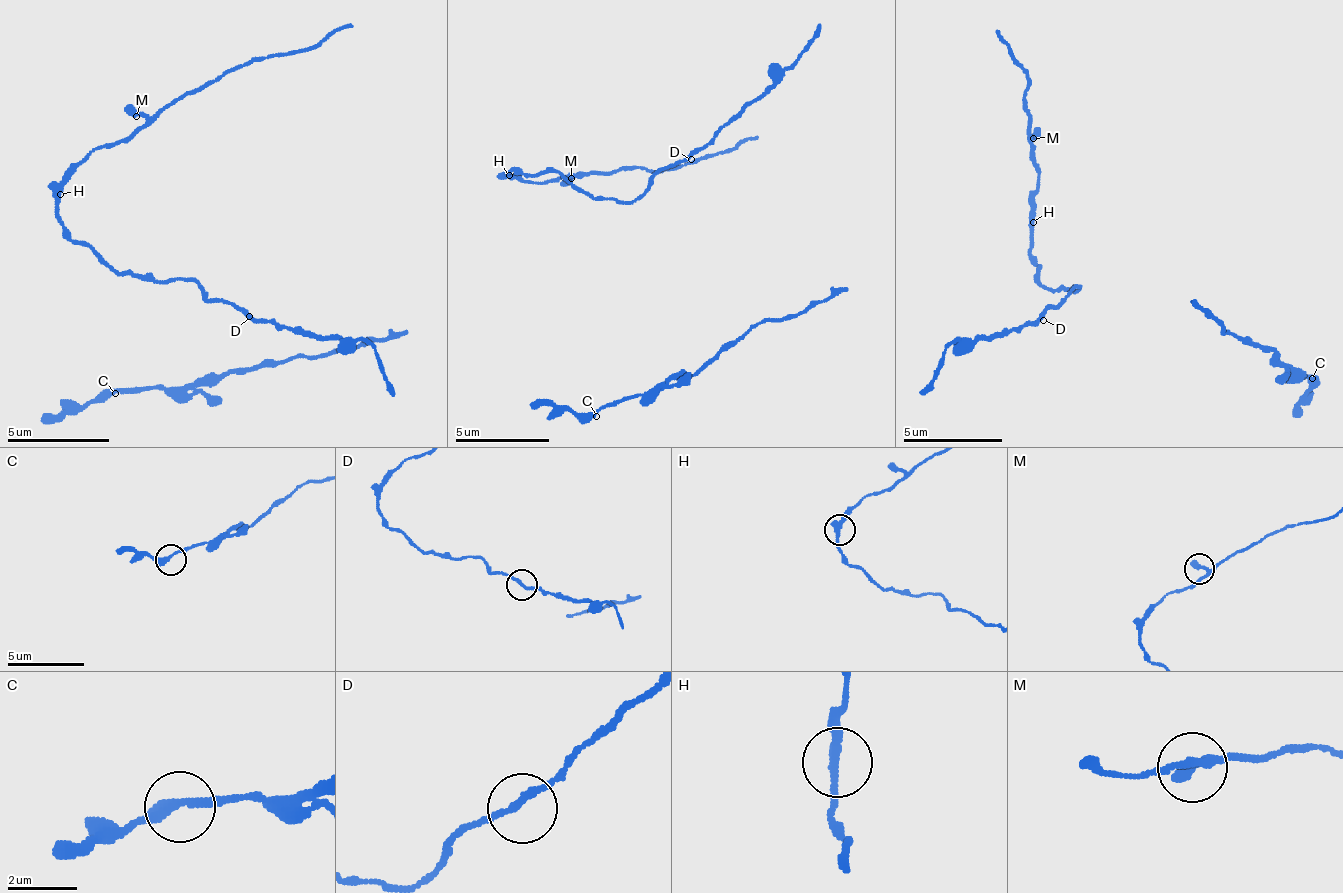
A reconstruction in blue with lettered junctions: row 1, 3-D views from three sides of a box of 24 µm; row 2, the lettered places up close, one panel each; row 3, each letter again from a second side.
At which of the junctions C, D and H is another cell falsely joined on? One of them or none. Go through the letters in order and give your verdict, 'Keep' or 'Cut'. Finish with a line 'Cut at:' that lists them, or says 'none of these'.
C: Keep
D: Keep
H: Cut
Cut at: H

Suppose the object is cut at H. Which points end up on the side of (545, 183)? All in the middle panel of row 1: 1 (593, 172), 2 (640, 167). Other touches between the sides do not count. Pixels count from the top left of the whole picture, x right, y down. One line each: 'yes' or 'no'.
1: yes
2: yes

